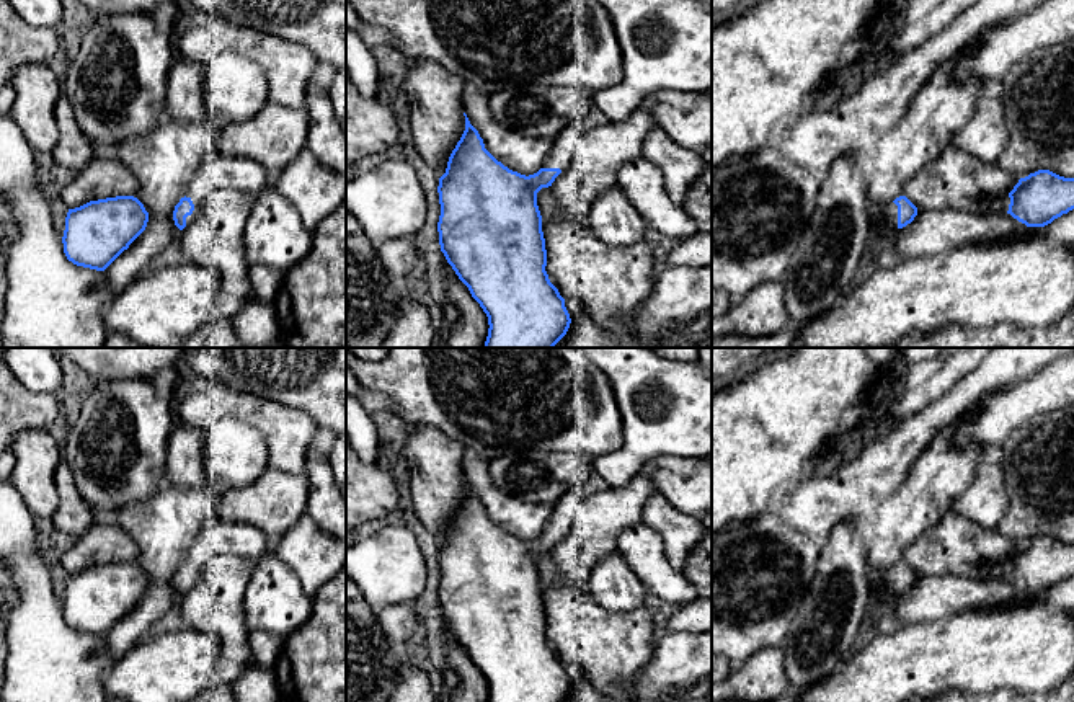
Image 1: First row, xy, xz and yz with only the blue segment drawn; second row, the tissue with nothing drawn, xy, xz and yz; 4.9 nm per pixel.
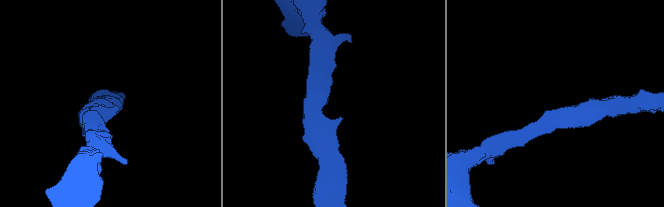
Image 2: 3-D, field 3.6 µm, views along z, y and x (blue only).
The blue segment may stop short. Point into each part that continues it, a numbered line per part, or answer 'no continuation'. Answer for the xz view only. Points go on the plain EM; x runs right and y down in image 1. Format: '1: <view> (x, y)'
1: xz (560, 521)

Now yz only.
1: yz (890, 577)

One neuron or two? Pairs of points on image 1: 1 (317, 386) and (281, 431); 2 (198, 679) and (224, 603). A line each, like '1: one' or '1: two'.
1: two
2: two

